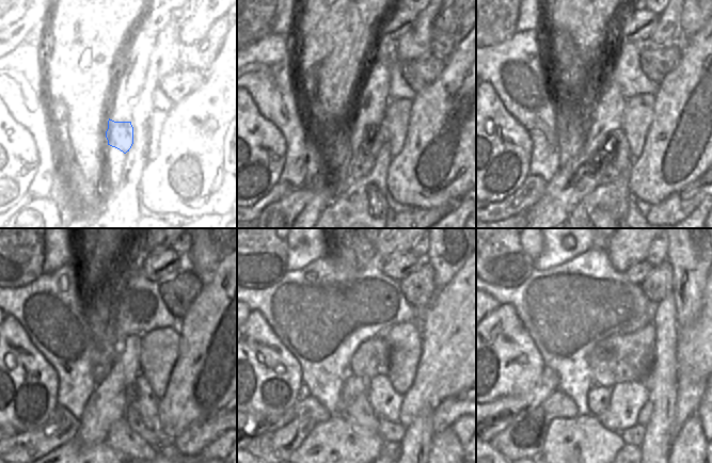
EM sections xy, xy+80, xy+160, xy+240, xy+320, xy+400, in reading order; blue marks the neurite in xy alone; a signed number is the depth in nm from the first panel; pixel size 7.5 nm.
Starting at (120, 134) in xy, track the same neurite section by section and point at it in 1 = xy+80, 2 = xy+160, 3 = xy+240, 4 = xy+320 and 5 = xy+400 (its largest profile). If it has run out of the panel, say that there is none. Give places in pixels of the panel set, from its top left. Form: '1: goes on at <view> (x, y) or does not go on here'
1: goes on at xy+80 (366, 145)
2: goes on at xy+160 (621, 158)
3: goes on at xy+240 (146, 402)
4: goes on at xy+320 (384, 400)
5: goes on at xy+400 (628, 398)

